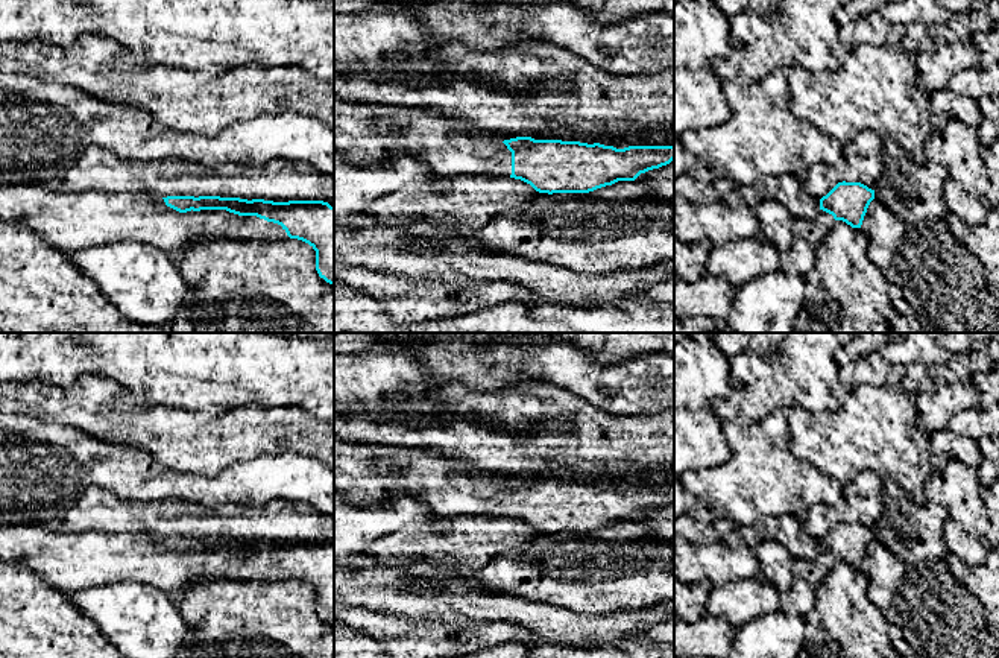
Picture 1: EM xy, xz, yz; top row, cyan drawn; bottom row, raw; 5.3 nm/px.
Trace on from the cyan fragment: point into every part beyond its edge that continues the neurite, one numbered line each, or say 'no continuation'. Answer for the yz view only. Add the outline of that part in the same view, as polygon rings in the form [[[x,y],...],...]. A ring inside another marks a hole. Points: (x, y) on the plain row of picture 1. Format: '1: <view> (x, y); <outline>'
1: yz (814, 570); [[[820,550],[812,559],[796,559],[793,571],[815,588],[823,582],[834,564],[834,556]]]

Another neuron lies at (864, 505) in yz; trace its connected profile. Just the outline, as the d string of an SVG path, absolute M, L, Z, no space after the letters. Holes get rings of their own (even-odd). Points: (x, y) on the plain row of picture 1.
M864 470L844 486L844 497L835 506L814 506L802 523L808 535L821 539L843 521L861 523L875 530L882 515L882 477Z

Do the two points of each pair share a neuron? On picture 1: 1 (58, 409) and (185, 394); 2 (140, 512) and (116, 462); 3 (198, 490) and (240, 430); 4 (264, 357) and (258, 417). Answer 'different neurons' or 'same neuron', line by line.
1: different neurons
2: different neurons
3: different neurons
4: different neurons

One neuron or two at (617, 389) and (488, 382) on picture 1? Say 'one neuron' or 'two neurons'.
one neuron

